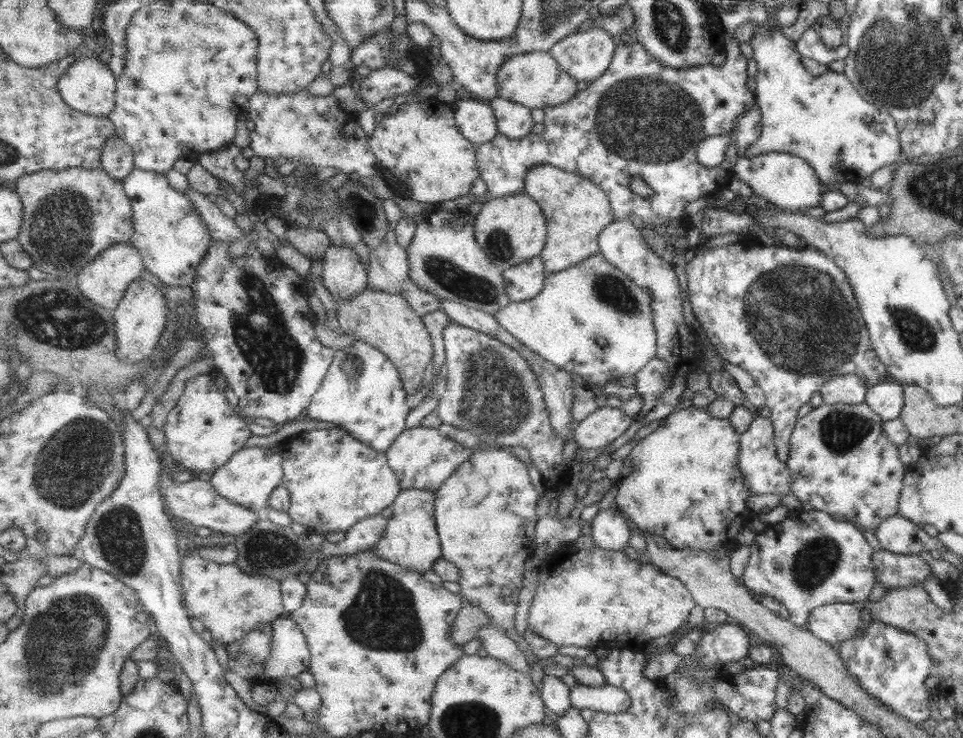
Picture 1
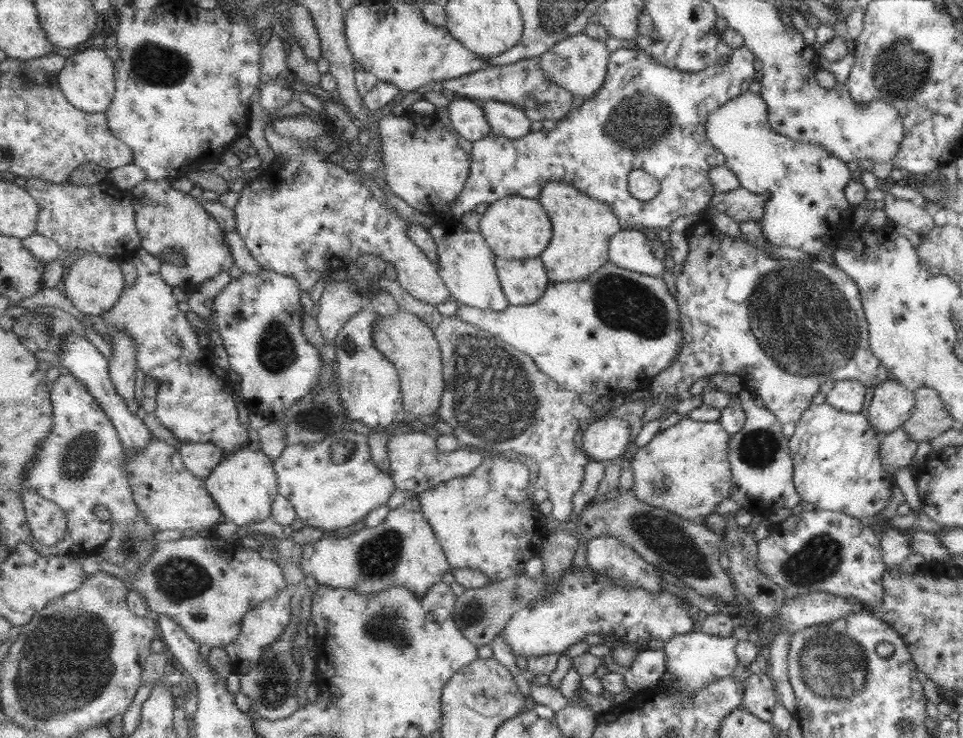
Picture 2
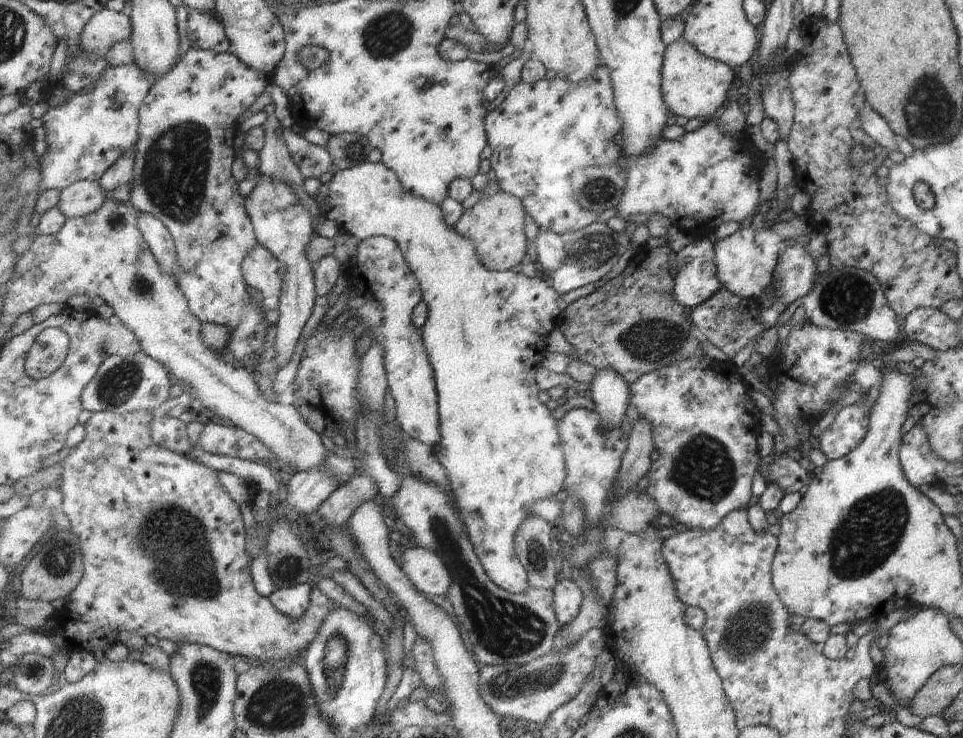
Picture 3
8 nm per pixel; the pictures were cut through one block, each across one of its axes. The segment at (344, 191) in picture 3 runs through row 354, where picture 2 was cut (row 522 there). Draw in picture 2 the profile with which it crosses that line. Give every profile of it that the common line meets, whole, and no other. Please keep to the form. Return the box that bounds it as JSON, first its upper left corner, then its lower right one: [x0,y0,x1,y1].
[419,453,549,582]

